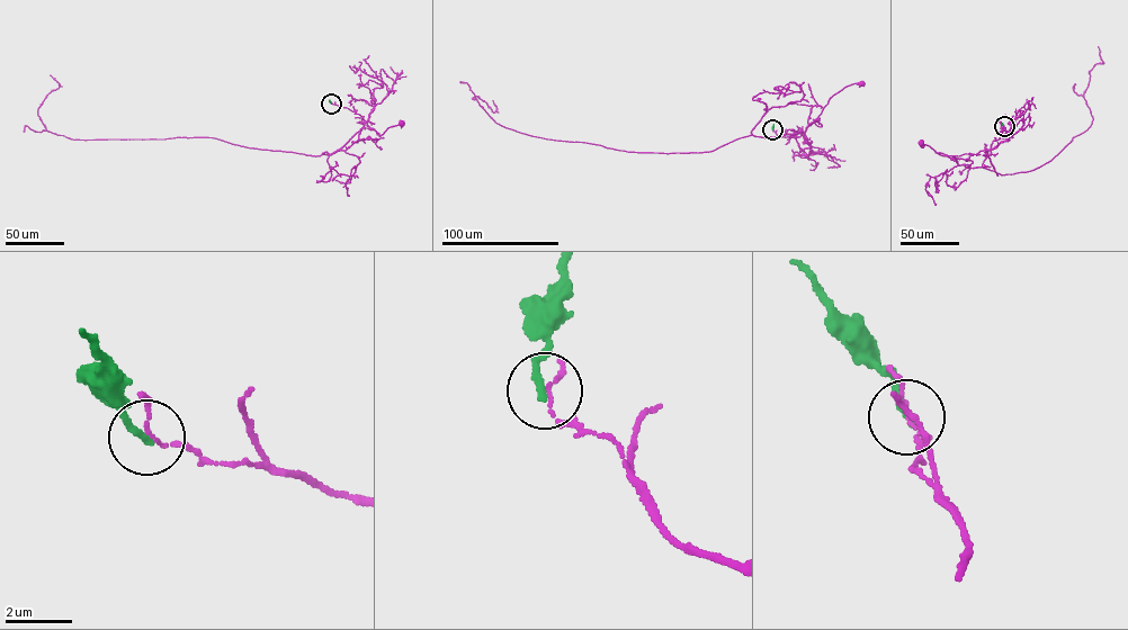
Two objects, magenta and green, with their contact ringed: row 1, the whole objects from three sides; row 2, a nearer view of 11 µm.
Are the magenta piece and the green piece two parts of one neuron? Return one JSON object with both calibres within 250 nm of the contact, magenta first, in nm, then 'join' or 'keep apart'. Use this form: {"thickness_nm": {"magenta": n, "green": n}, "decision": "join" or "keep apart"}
{"thickness_nm": {"magenta": 80, "green": 200}, "decision": "keep apart"}

